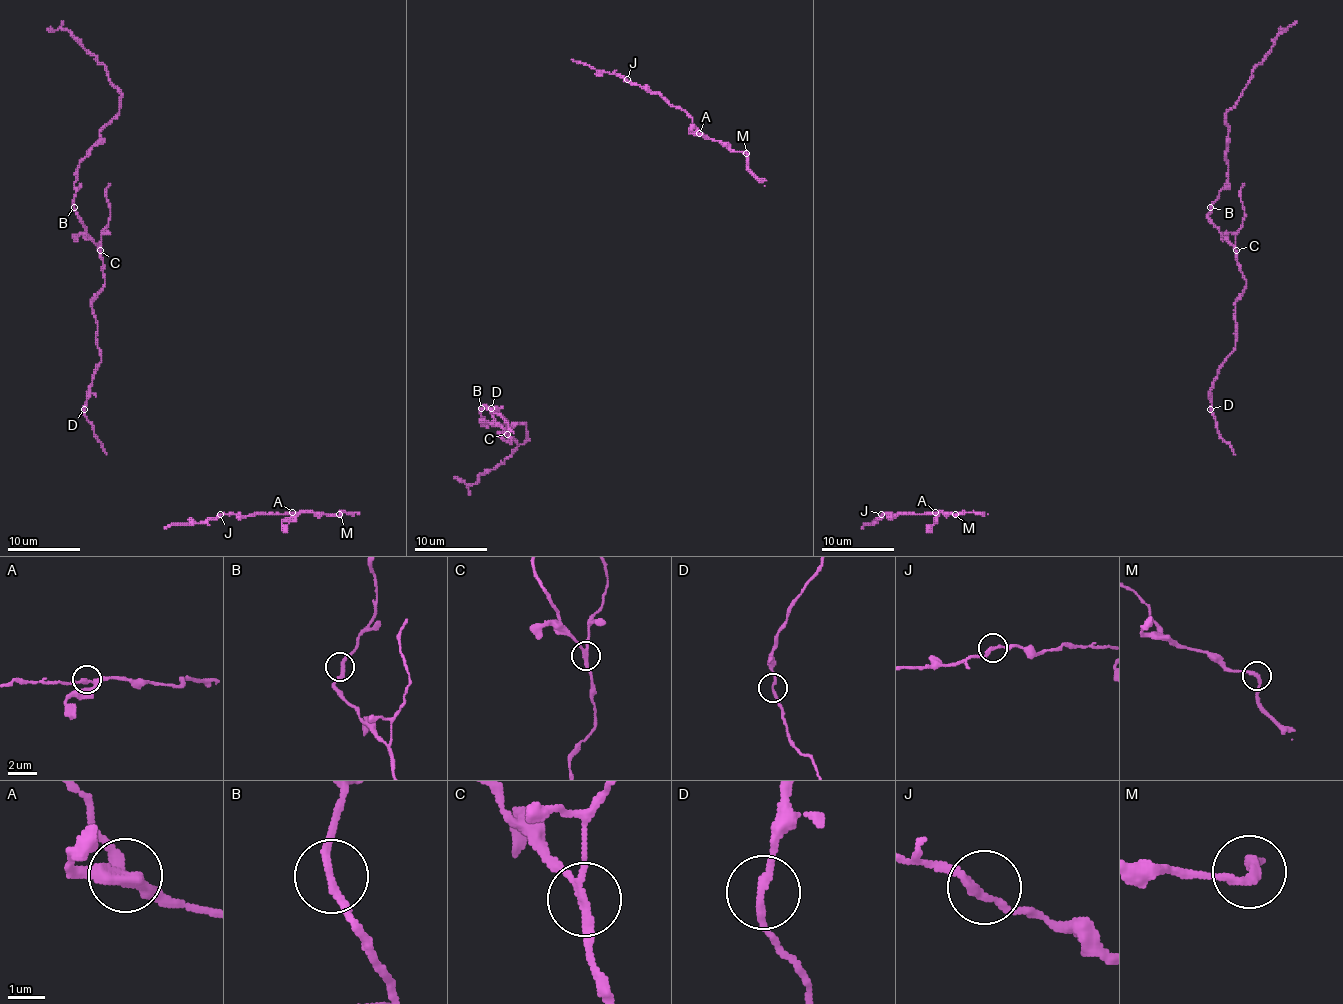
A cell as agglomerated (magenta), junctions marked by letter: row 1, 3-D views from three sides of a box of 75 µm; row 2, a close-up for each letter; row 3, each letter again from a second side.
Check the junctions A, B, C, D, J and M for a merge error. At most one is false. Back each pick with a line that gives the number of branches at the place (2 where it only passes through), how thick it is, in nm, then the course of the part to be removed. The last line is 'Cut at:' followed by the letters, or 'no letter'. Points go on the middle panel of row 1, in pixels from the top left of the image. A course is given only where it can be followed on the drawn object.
C: Branches: 3. Thickness 180 nm
Cut at: C

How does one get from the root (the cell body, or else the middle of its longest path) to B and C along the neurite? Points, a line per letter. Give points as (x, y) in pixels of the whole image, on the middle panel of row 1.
B: (495, 413), (492, 408), (508, 422), (508, 430), (499, 433), (512, 444), (494, 415), (481, 408)
C: (495, 413), (492, 408), (508, 422), (508, 430), (499, 433), (512, 444), (506, 433)

